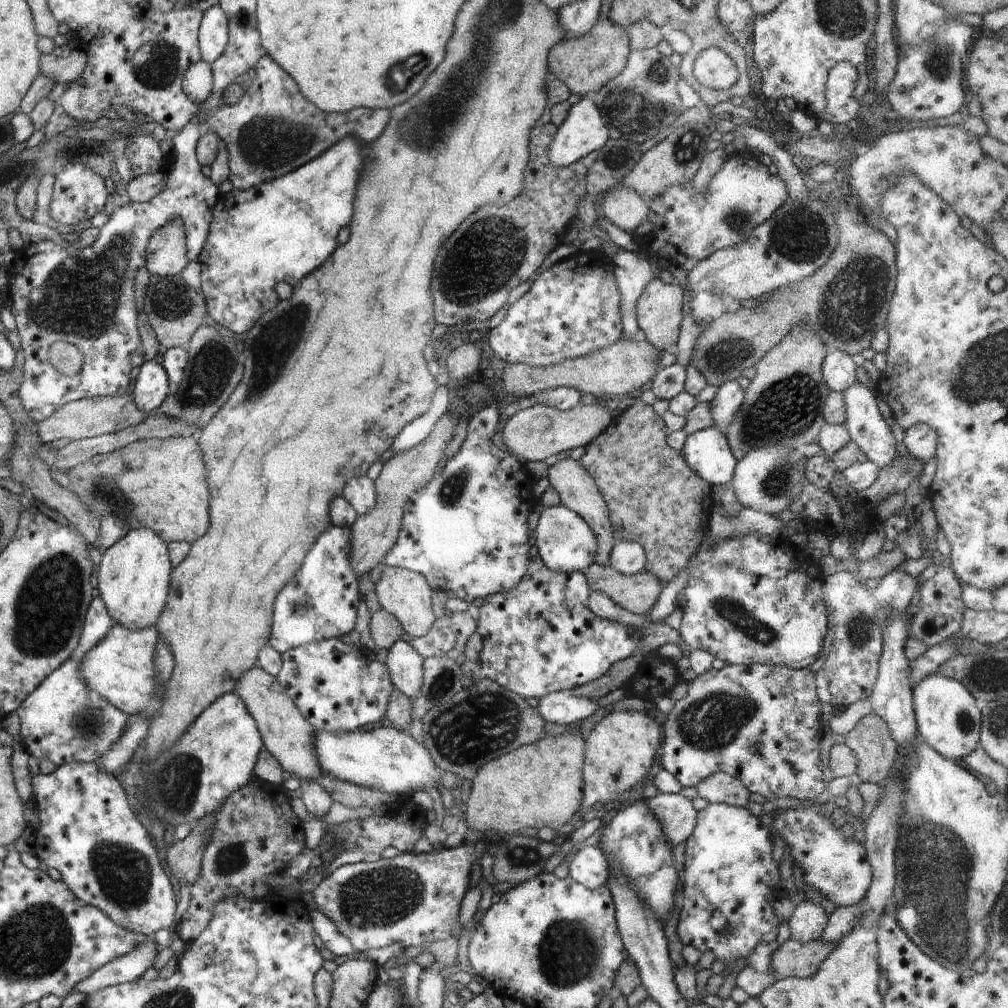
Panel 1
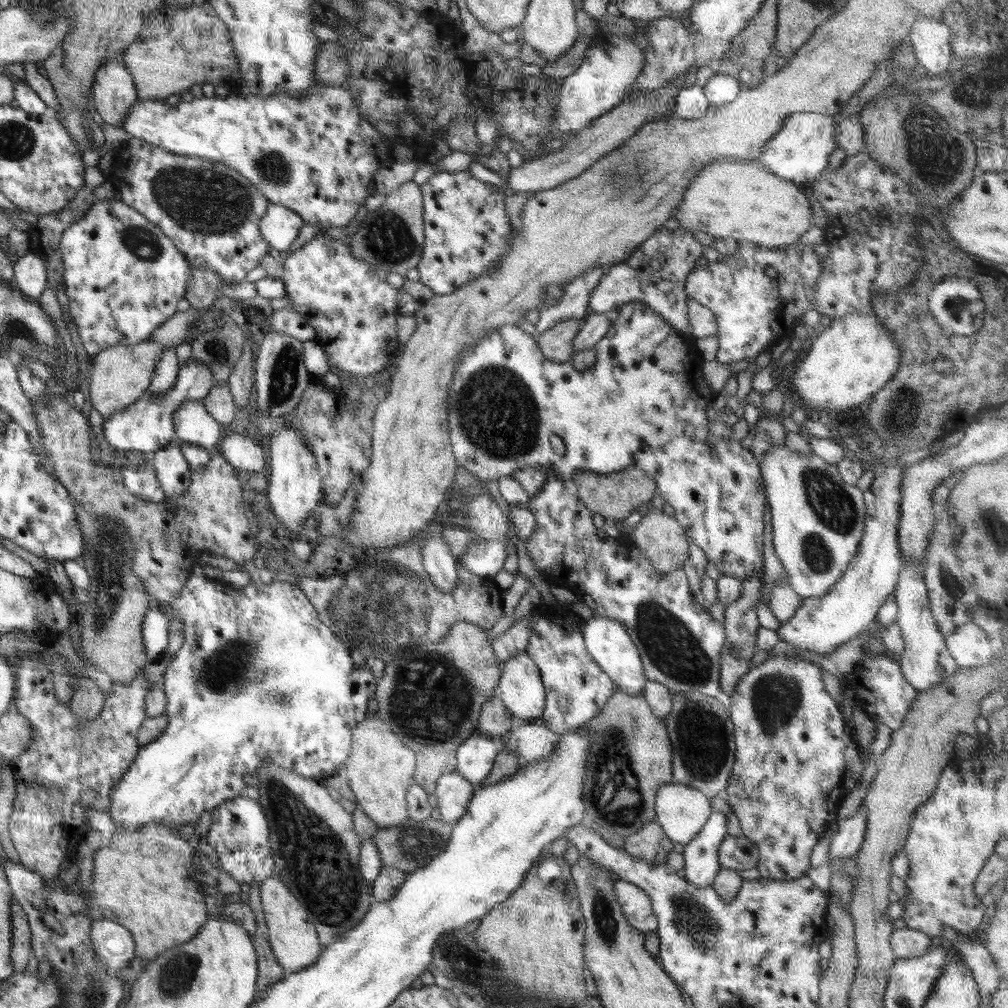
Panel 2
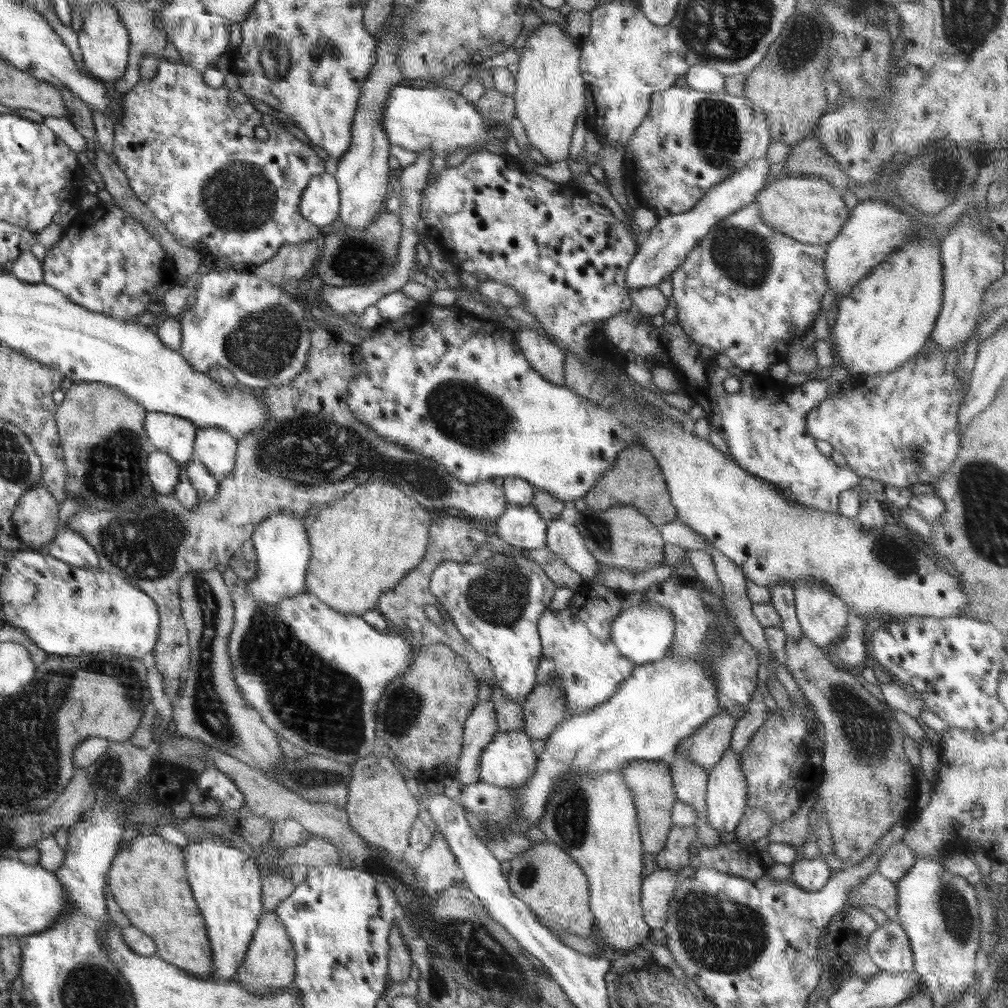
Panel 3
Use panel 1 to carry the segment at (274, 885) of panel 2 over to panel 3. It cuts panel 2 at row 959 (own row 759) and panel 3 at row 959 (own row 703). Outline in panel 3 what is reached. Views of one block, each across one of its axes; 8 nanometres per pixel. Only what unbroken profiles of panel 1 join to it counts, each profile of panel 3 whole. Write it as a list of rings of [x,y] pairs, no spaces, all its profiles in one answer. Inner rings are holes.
[[[275,910],[265,911],[260,916],[258,928],[254,931],[244,961],[238,967],[234,980],[240,982],[252,995],[272,995],[274,992],[284,991],[294,982],[294,959],[296,959],[294,946],[280,918],[276,916]]]

